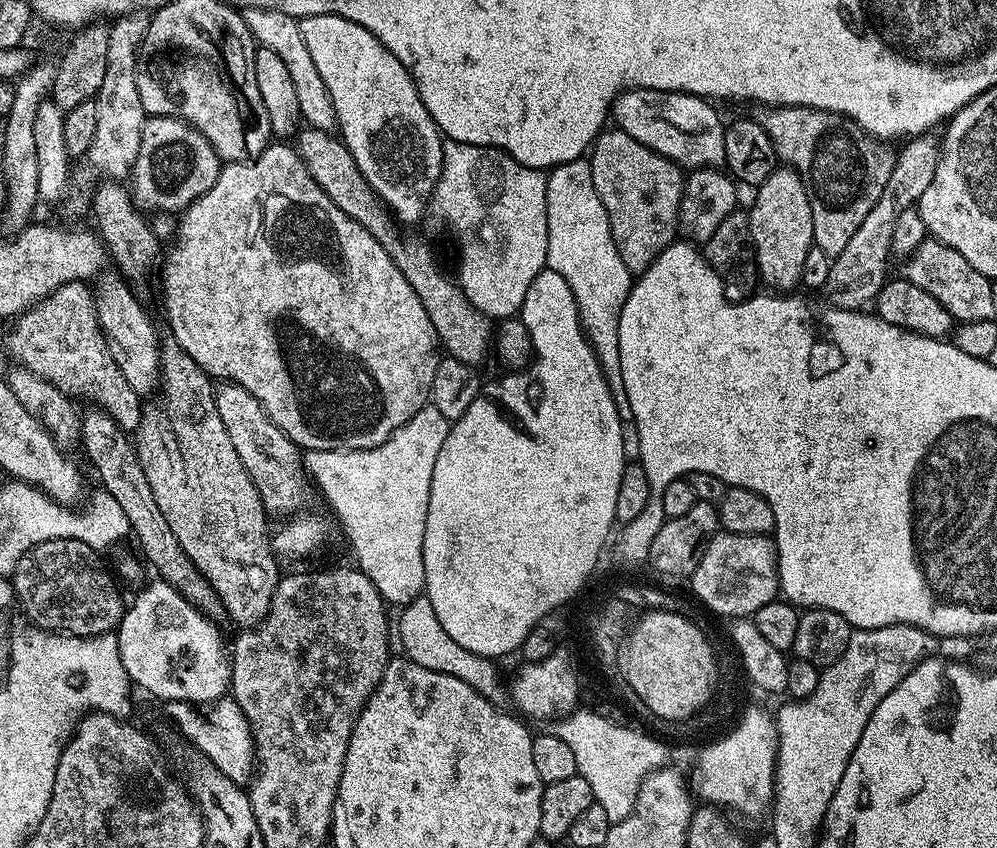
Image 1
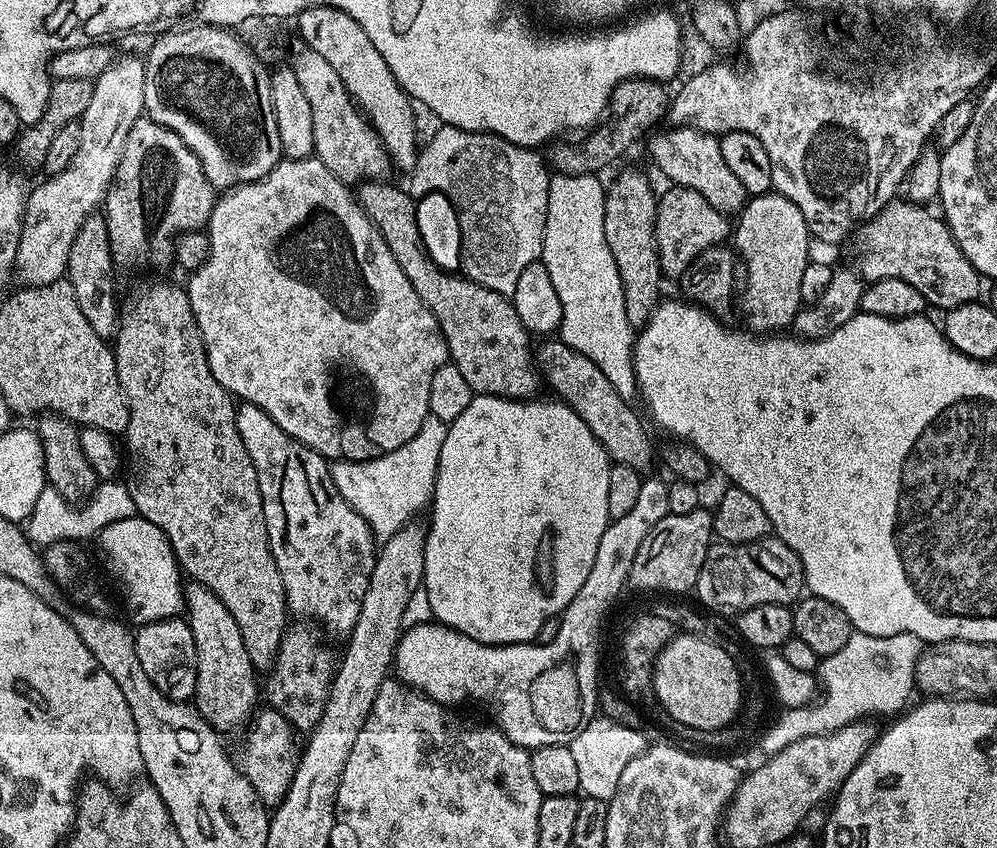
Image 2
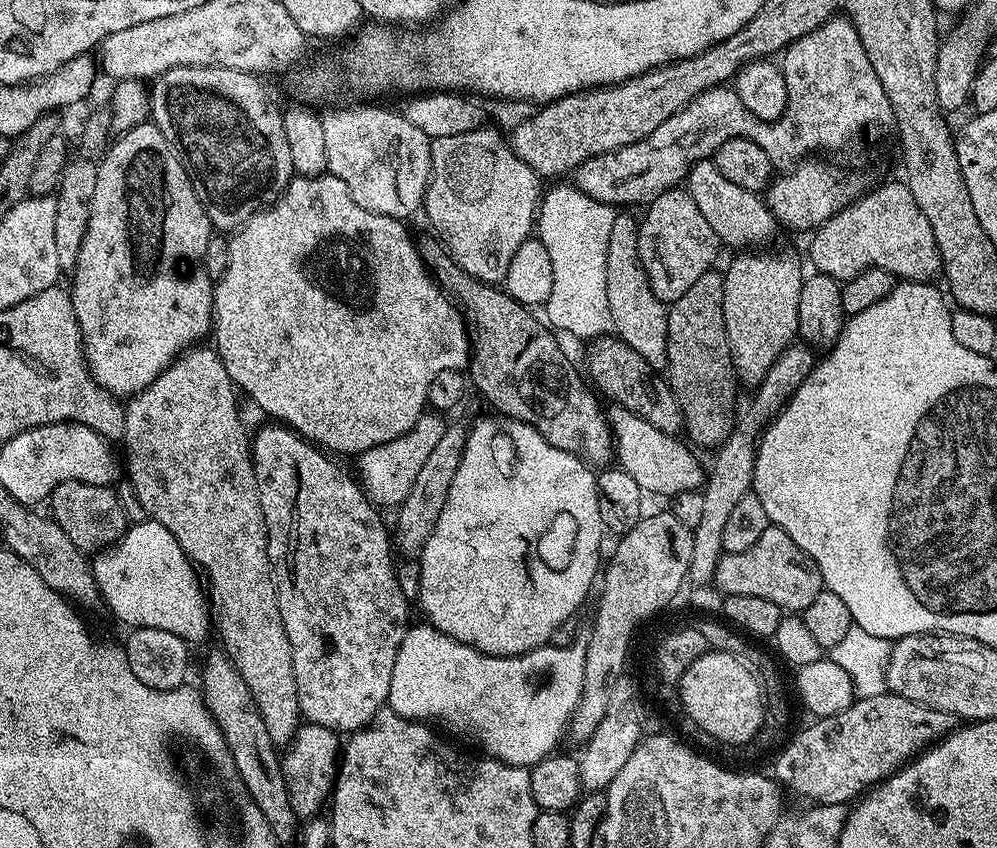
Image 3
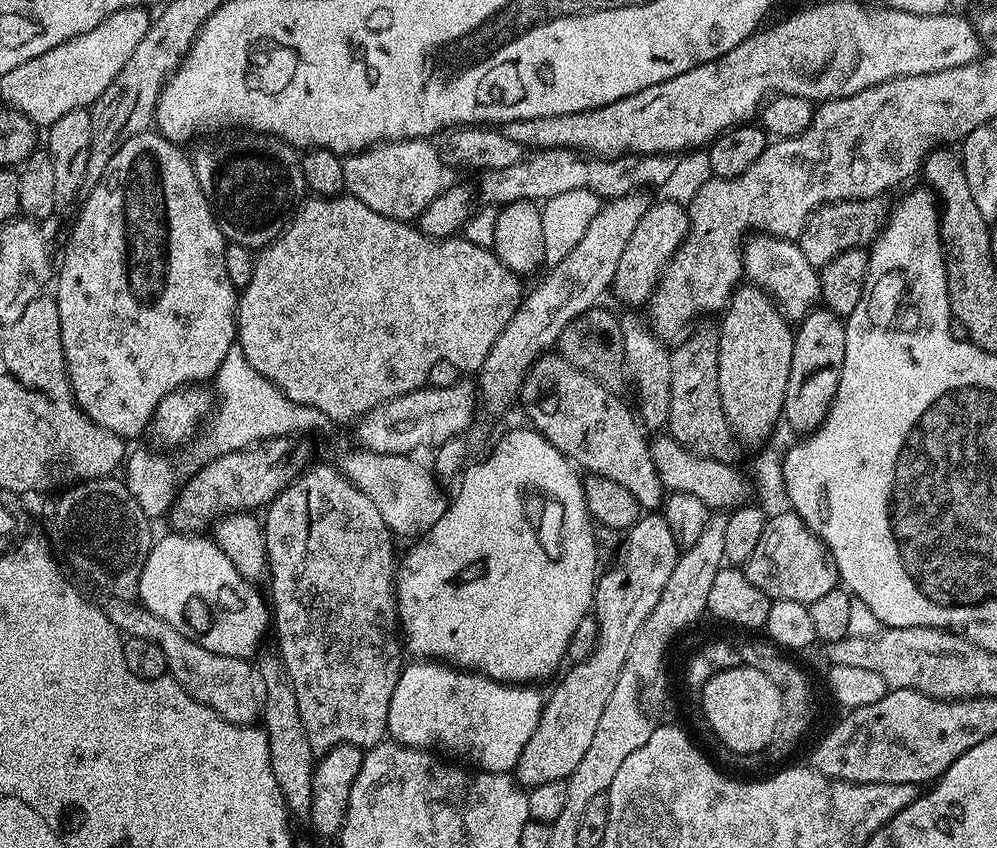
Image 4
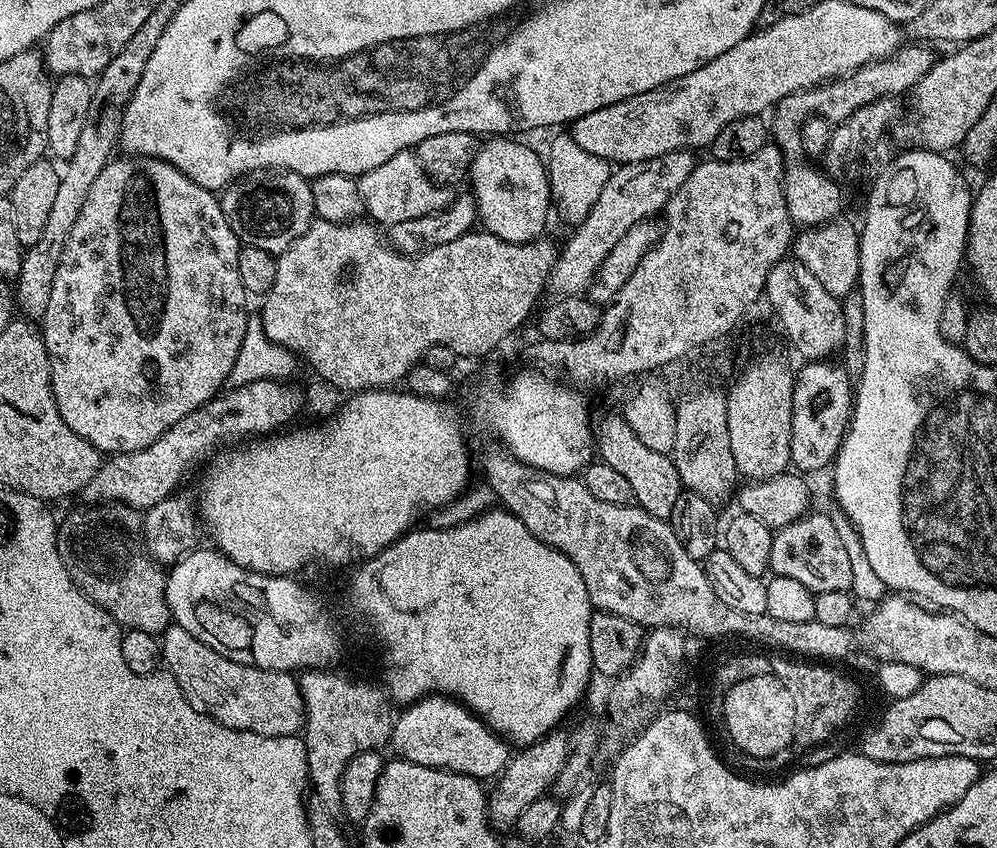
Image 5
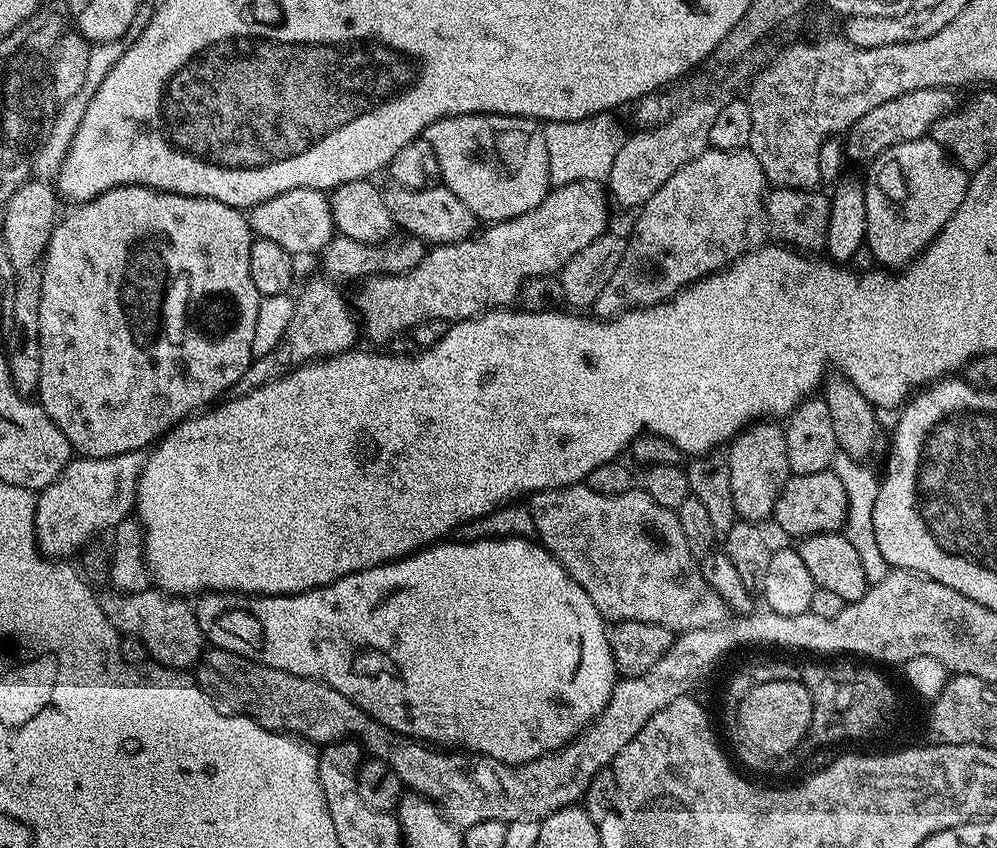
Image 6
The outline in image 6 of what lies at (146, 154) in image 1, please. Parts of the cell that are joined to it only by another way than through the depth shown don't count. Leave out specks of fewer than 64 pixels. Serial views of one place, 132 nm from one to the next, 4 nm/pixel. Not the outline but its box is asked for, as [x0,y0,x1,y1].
[38,184,261,458]

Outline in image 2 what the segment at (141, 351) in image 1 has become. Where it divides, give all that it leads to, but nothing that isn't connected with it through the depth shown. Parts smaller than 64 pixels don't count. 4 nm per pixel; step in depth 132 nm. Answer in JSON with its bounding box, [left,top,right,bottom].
[66,214,118,341]

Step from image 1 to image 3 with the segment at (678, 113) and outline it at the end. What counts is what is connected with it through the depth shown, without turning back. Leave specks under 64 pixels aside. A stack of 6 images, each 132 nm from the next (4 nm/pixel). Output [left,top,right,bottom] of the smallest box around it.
[686,159,778,250]

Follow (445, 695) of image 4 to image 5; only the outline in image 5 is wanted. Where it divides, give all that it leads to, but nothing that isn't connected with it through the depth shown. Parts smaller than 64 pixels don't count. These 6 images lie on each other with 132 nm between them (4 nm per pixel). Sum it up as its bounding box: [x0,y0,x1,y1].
[390,694,510,782]

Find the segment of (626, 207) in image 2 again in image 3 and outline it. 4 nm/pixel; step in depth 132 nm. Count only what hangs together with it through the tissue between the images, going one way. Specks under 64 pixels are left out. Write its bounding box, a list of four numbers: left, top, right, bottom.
[606,214,668,364]

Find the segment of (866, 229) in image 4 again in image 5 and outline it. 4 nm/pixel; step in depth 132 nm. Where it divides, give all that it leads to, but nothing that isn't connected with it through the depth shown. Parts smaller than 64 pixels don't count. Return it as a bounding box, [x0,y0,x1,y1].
[770,42,934,229]

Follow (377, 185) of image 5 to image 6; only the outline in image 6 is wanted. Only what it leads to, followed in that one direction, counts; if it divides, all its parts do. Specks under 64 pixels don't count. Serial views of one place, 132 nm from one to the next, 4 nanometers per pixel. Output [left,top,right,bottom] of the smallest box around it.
[384,186,477,245]

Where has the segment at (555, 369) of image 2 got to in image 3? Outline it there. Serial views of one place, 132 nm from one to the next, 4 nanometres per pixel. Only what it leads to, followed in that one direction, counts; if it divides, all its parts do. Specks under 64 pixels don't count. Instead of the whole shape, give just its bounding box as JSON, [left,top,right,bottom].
[607,406,706,498]

